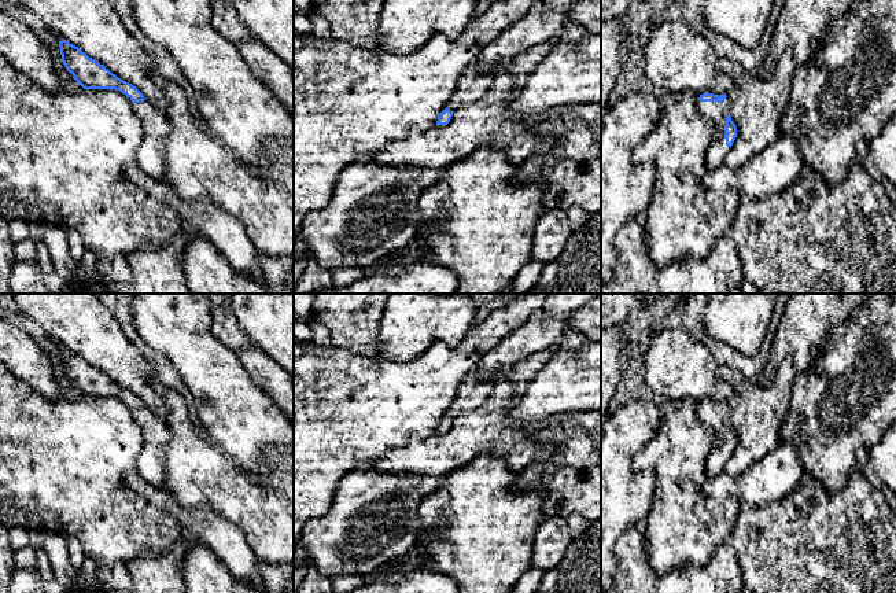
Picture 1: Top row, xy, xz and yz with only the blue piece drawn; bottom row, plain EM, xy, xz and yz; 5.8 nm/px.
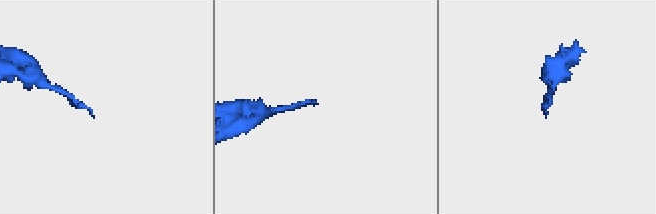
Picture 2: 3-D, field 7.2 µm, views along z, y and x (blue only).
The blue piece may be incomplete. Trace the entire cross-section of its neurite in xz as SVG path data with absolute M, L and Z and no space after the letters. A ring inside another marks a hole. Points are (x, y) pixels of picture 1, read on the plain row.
M476 369L469 373L469 376L460 384L457 397L446 416L439 421L436 432L447 432L457 416L478 408L490 395L493 384L494 380L482 379Z

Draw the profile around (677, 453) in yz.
M689 399L665 404L659 426L633 458L633 471L652 469L656 476L652 507L644 523L645 550L650 568L665 574L687 566L707 566L716 548L731 537L741 511L737 497L712 498L703 486L707 458L716 445L714 428L697 416L697 404Z

